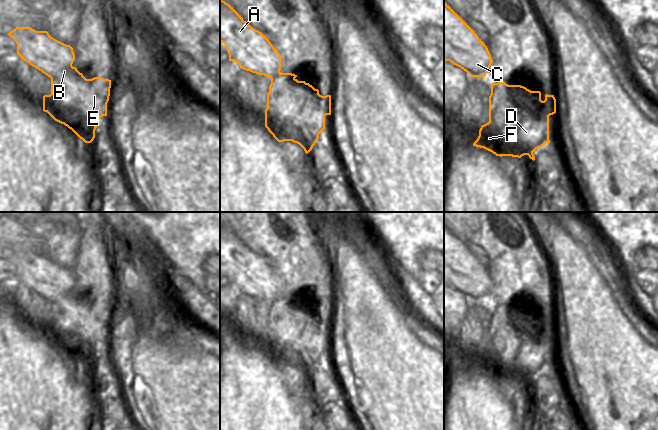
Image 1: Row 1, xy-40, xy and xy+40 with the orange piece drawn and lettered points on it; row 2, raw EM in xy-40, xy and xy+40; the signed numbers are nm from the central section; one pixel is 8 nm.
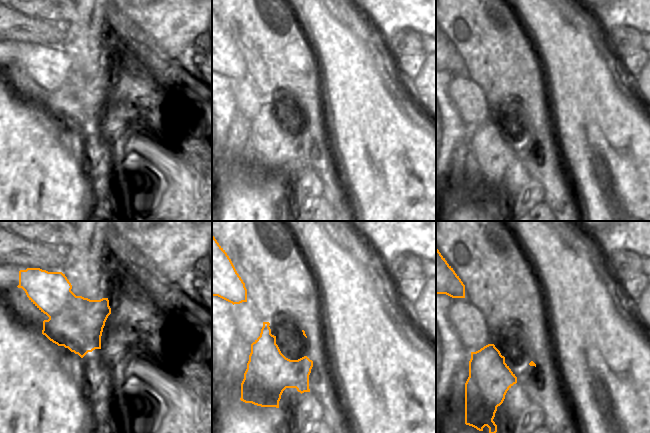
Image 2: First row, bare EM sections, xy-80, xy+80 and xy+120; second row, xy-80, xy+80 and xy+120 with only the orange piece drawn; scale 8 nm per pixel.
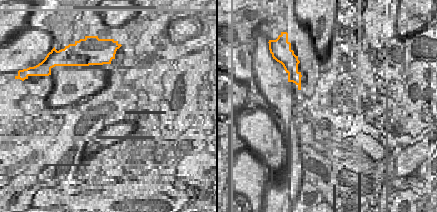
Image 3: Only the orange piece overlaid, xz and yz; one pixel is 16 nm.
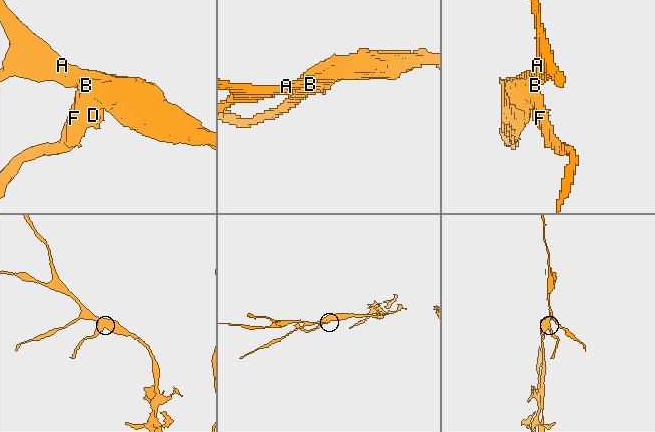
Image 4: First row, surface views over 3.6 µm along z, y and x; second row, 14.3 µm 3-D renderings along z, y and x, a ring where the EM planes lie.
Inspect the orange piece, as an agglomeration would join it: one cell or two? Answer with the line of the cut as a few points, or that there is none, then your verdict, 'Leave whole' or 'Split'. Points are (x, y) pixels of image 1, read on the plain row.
Split along xy+40 (489, 326), (502, 336), (554, 337). Split.

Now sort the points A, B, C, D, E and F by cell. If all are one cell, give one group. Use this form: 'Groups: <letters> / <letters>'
Groups: A B C E / D F.

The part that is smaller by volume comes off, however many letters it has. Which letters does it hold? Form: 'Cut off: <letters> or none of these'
Cut off: D, F

